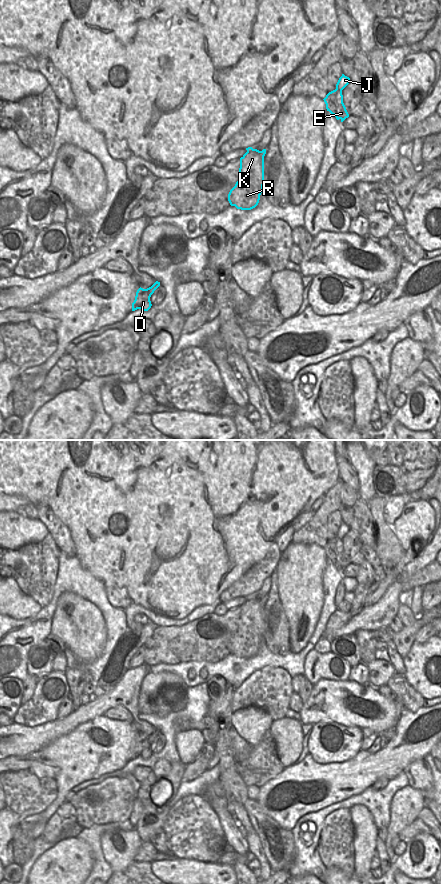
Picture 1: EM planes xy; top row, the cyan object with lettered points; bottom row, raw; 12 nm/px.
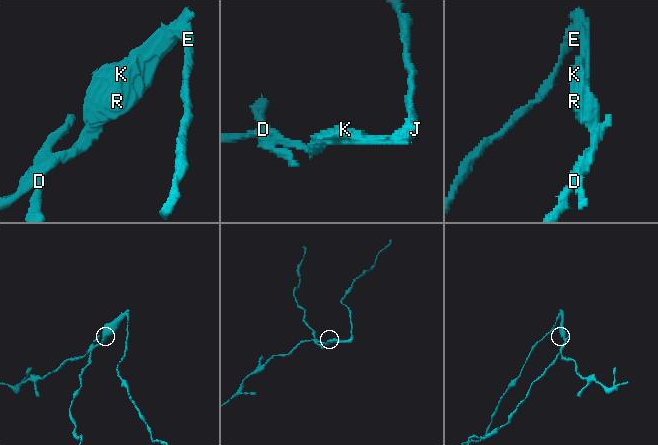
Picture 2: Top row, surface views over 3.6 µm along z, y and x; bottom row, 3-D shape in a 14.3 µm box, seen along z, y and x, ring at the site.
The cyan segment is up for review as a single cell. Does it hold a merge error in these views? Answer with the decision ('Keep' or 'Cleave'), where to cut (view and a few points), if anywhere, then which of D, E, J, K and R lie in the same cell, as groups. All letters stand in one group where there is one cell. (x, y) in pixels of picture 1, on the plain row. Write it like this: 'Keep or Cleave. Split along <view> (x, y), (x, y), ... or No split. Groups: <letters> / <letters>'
Cleave. Split along xy (341, 542), (335, 564). Groups: D J K R / E.

